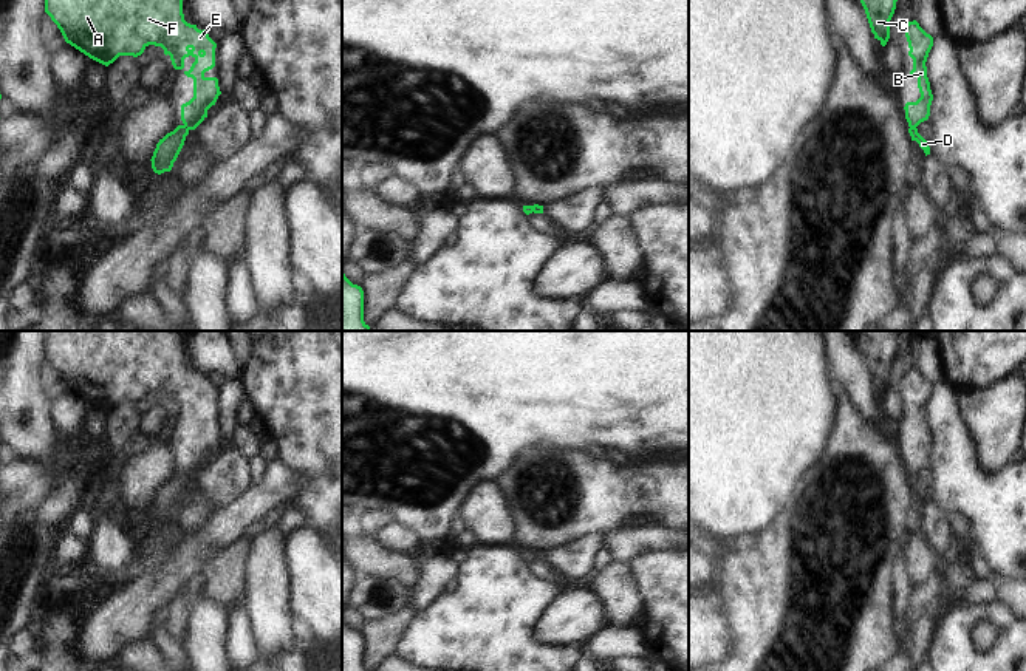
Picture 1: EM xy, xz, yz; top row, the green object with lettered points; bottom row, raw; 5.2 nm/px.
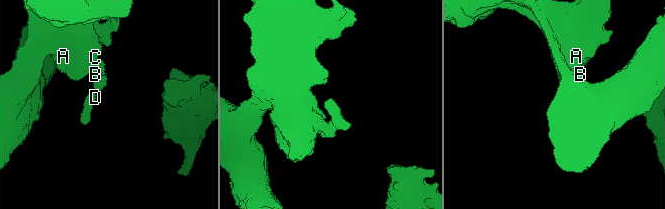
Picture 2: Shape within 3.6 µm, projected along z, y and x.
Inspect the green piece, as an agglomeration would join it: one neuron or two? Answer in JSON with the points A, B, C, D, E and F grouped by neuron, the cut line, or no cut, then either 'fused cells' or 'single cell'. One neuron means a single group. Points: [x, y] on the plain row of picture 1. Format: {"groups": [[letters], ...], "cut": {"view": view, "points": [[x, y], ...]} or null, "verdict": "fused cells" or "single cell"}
{"groups": [["A", "B", "C", "D", "E", "F"]], "cut": null, "verdict": "single cell"}

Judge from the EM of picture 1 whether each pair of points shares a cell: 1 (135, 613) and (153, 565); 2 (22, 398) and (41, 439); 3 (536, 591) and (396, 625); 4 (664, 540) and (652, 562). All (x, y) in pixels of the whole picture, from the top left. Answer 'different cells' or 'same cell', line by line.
1: different cells
2: same cell
3: different cells
4: different cells

